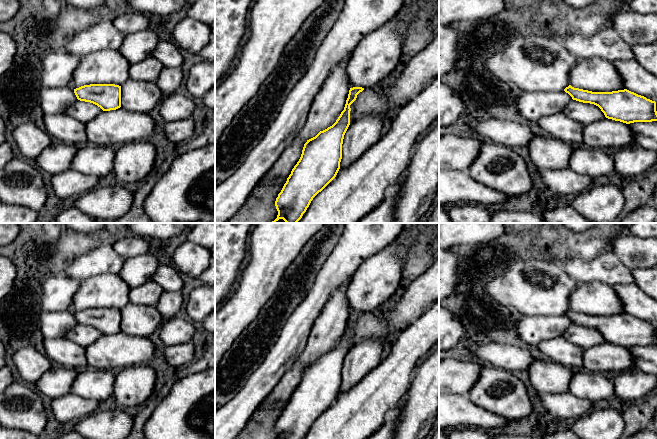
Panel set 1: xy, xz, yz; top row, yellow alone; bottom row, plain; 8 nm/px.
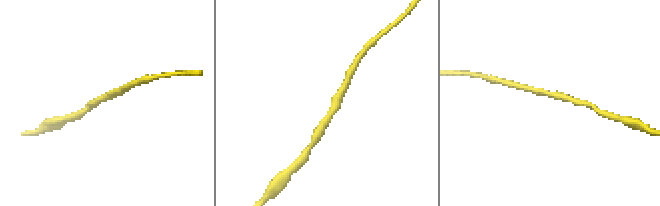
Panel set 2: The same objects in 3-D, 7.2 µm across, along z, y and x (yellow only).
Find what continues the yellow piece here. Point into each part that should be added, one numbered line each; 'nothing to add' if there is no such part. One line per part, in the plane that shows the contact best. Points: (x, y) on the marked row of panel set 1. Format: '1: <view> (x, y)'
nothing to add

